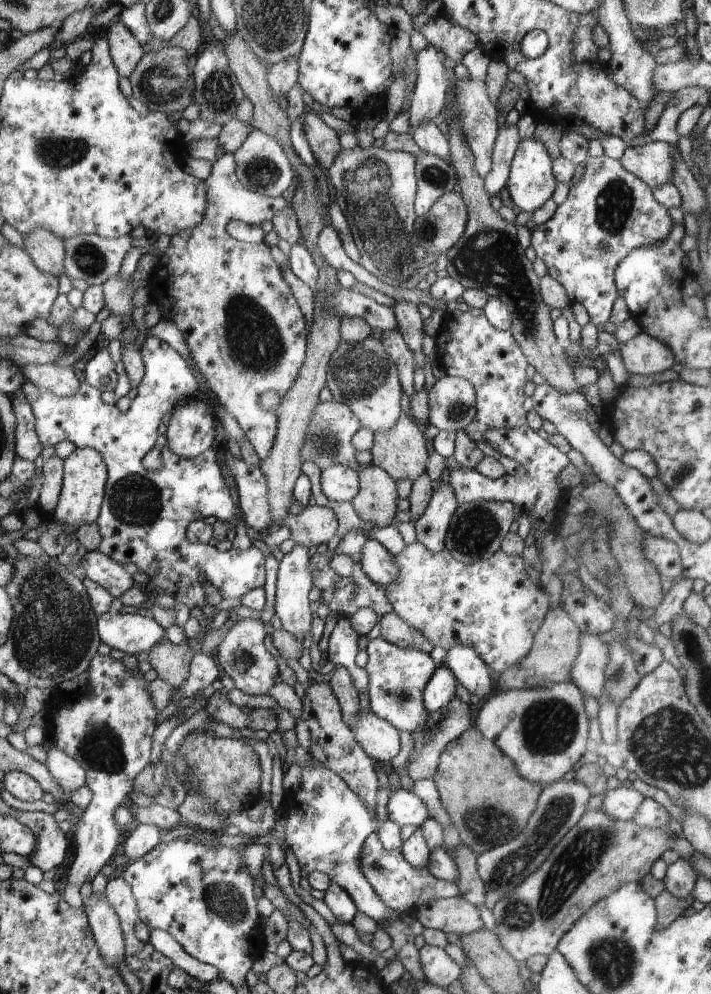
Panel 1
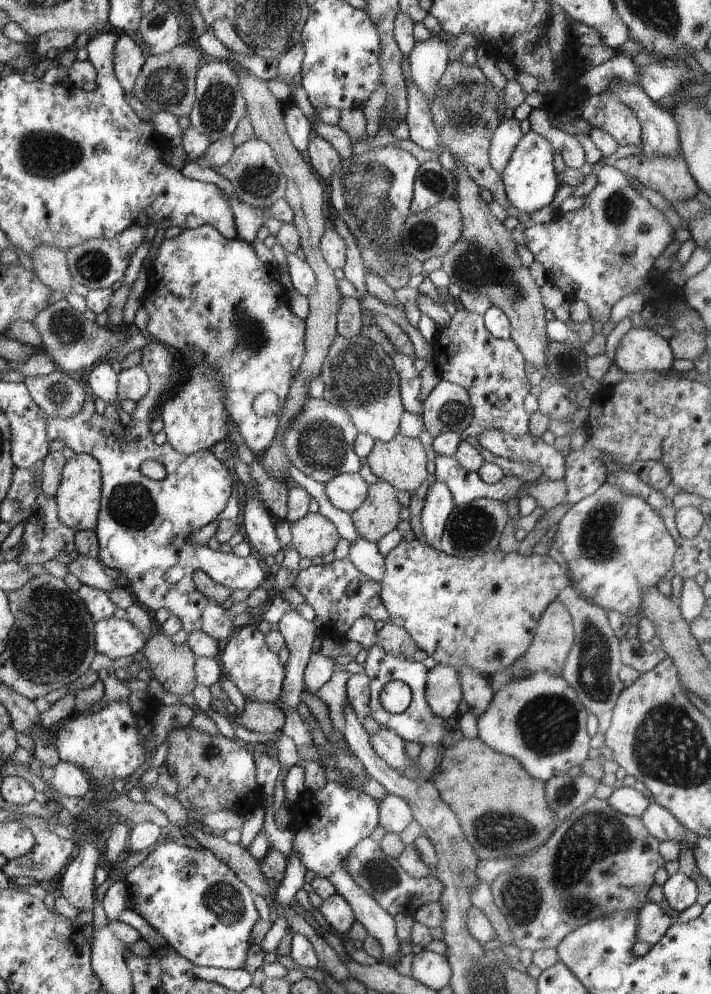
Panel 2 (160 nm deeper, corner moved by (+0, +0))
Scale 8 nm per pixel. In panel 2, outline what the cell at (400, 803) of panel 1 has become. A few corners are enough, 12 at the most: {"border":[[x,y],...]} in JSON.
{"border":[[387,794],[379,805],[379,826],[401,833],[414,819],[410,804]]}

